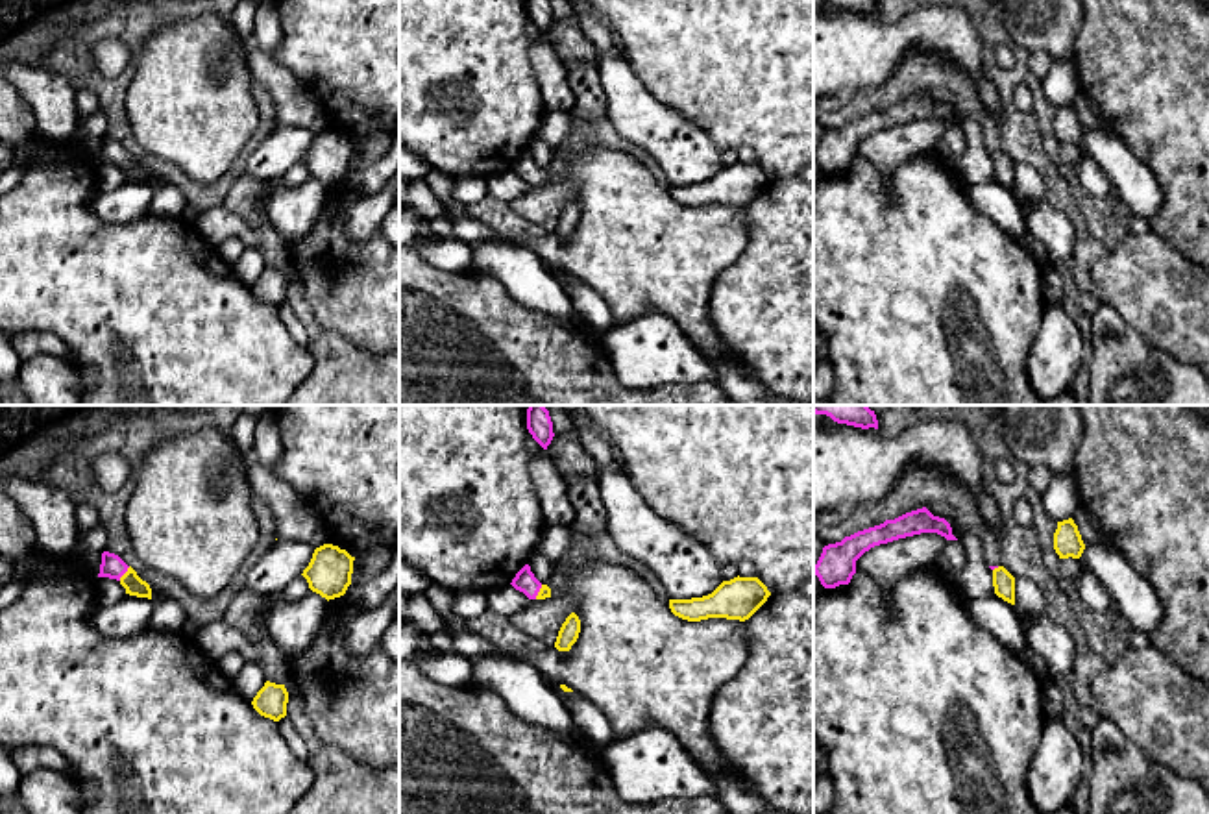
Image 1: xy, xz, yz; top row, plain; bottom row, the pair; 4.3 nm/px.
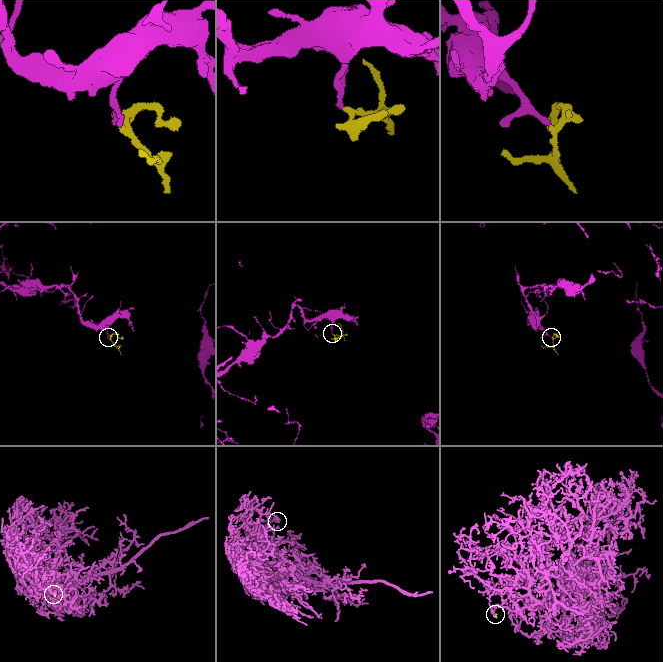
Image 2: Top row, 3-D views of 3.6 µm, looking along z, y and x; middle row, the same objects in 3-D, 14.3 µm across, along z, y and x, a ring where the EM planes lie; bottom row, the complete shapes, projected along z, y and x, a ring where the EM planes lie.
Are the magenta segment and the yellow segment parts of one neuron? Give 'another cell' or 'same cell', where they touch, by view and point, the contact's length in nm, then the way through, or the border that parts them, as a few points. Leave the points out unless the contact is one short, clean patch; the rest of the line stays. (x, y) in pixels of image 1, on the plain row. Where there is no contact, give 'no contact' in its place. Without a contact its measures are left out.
same cell; meets magenta in xy at (124, 158); contact 80 nm long; runs through xy (113, 152), (124, 158), (134, 171)

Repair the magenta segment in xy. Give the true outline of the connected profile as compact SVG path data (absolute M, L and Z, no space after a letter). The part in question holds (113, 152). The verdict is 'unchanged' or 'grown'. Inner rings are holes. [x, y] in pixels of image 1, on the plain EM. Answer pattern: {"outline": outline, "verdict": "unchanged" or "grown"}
{"outline": "M104 137L98 163L116 165L126 179L152 185L152 174L118 141Z", "verdict": "grown"}

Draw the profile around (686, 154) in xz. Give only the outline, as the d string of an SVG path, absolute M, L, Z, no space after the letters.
M599 56L595 68L606 94L606 126L649 152L669 185L702 183L723 168L723 152L710 135L662 105L625 57Z

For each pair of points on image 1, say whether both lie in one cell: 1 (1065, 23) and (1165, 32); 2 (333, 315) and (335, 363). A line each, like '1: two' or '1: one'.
1: two
2: two

